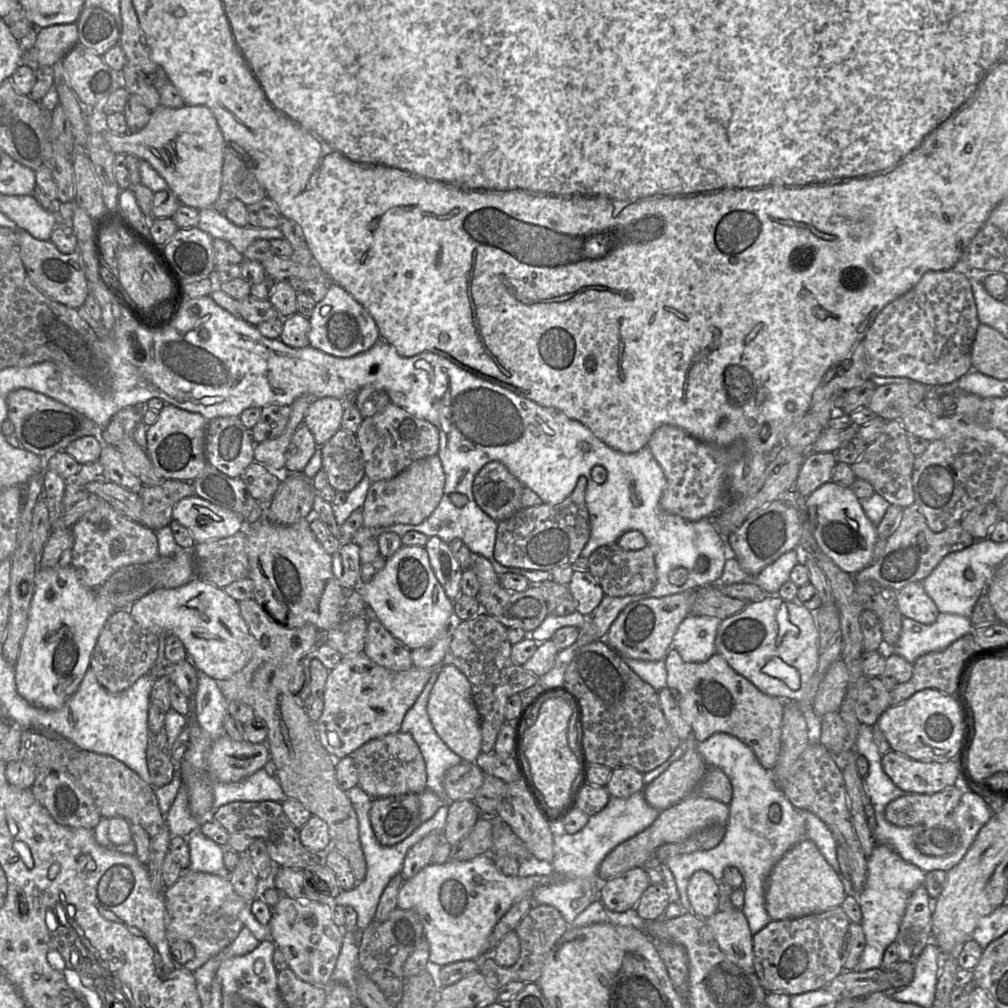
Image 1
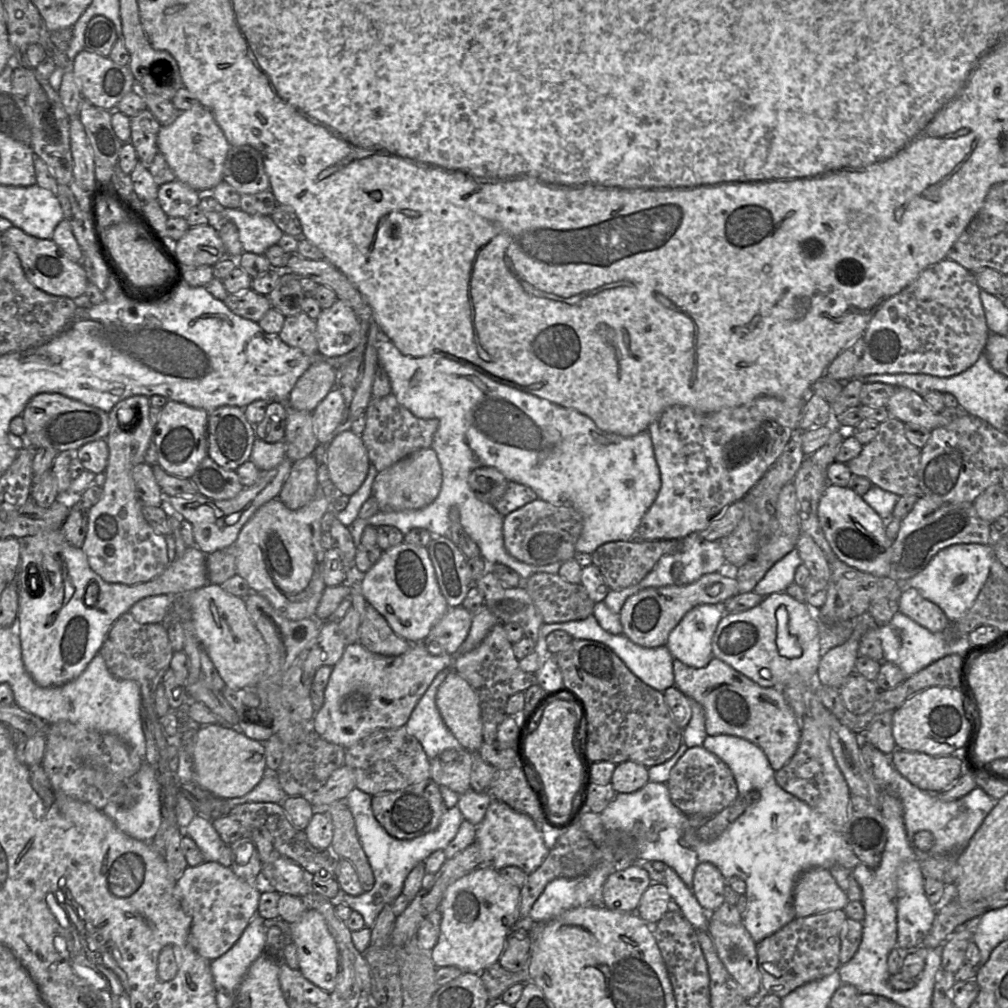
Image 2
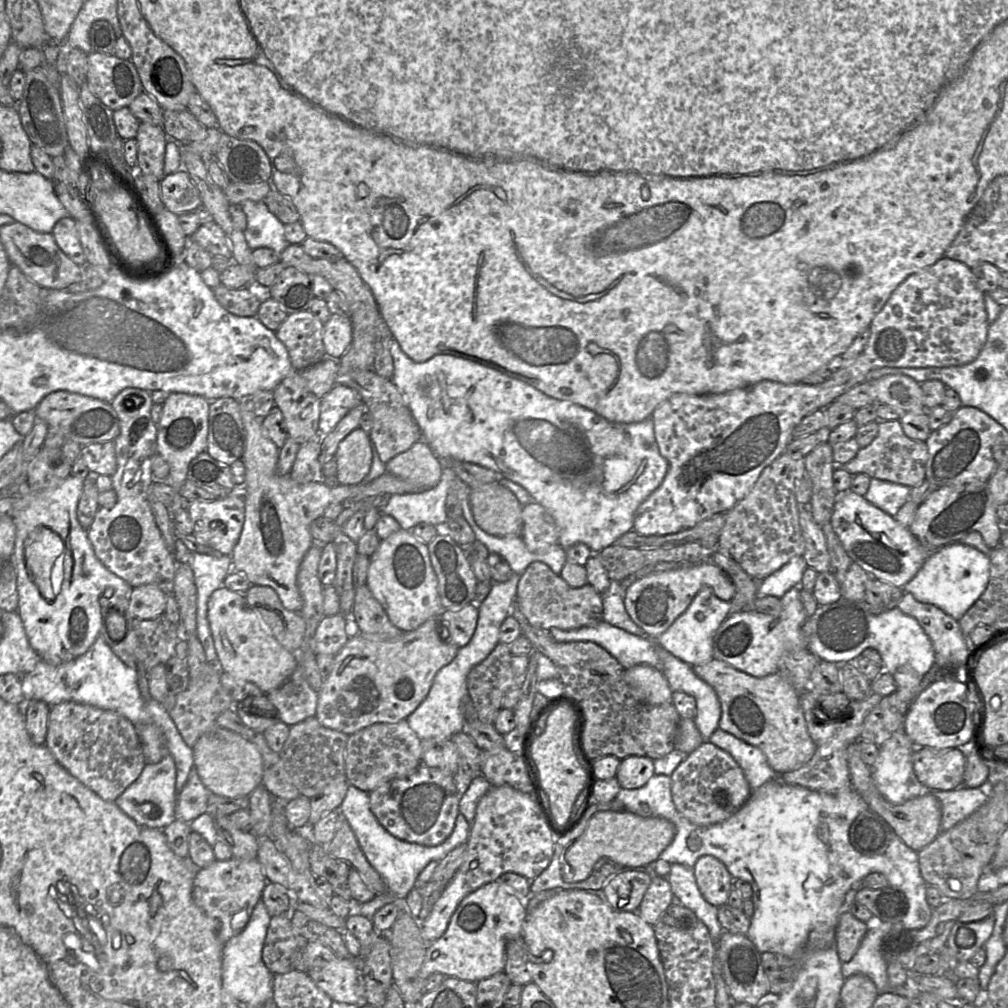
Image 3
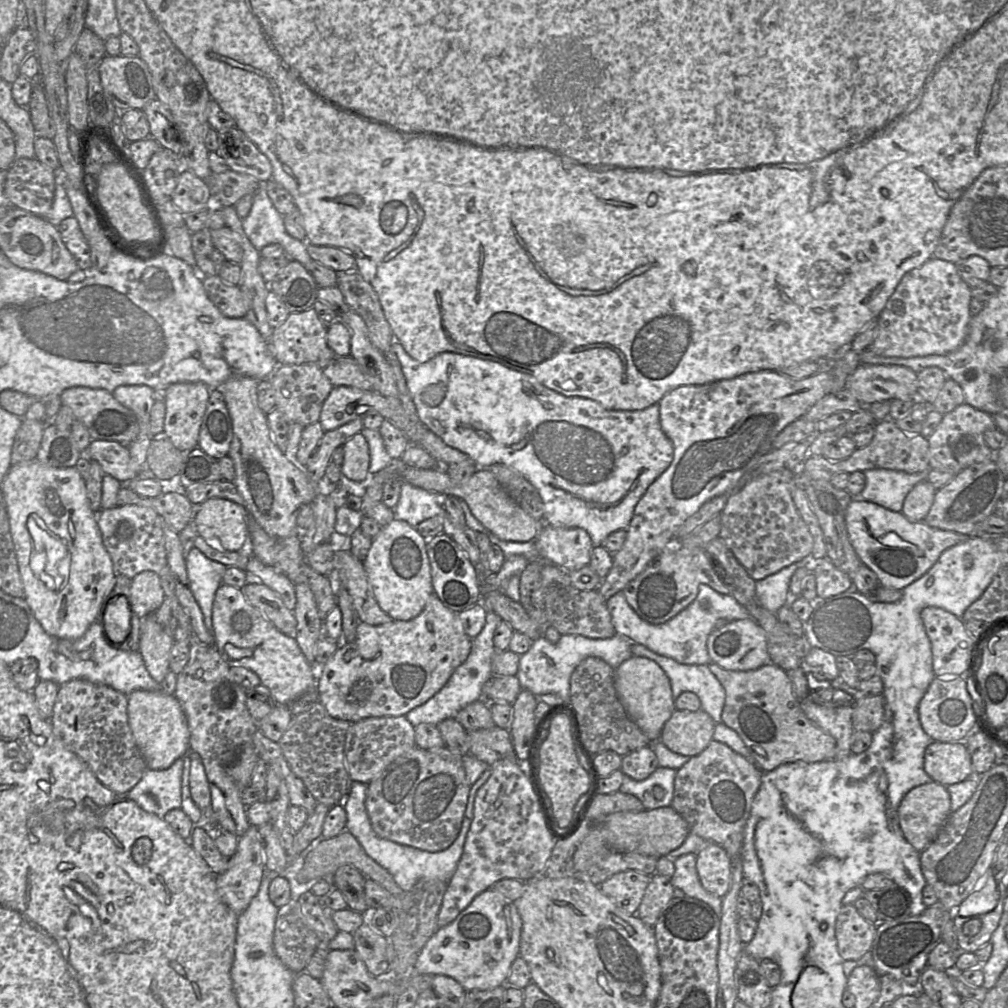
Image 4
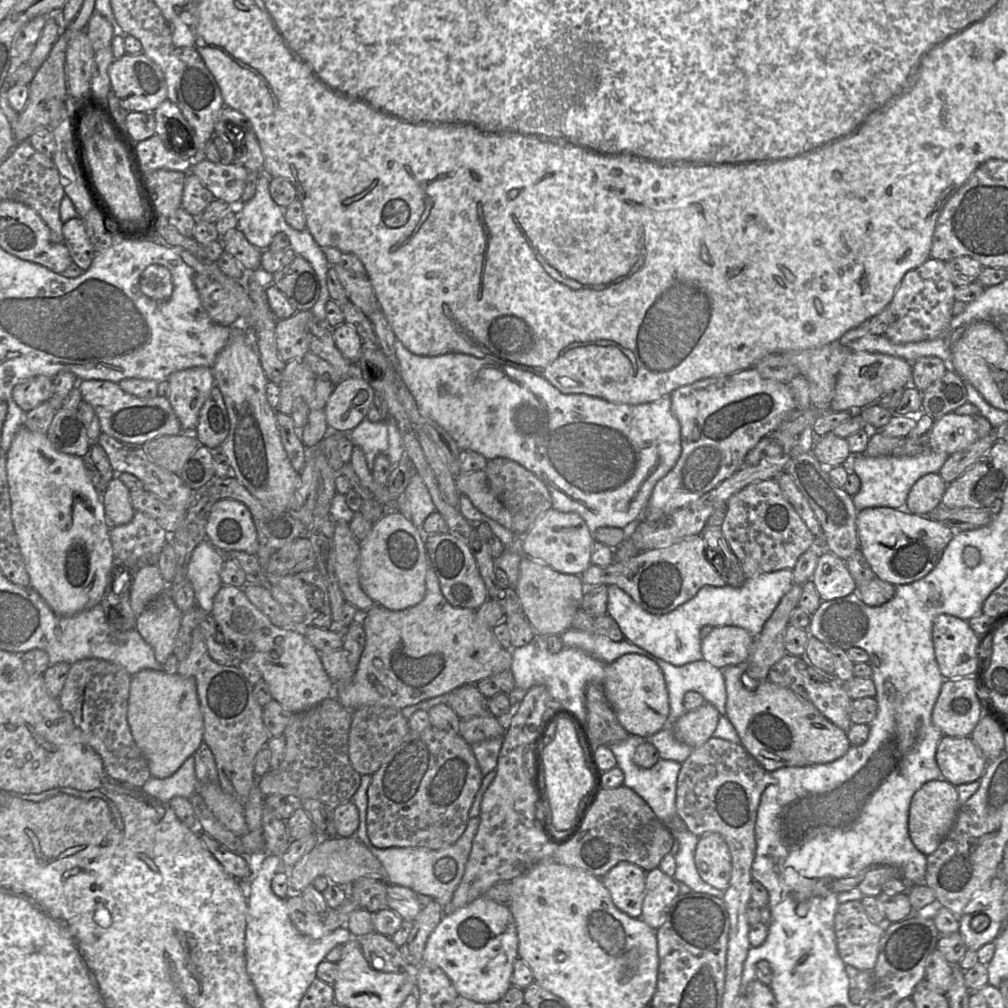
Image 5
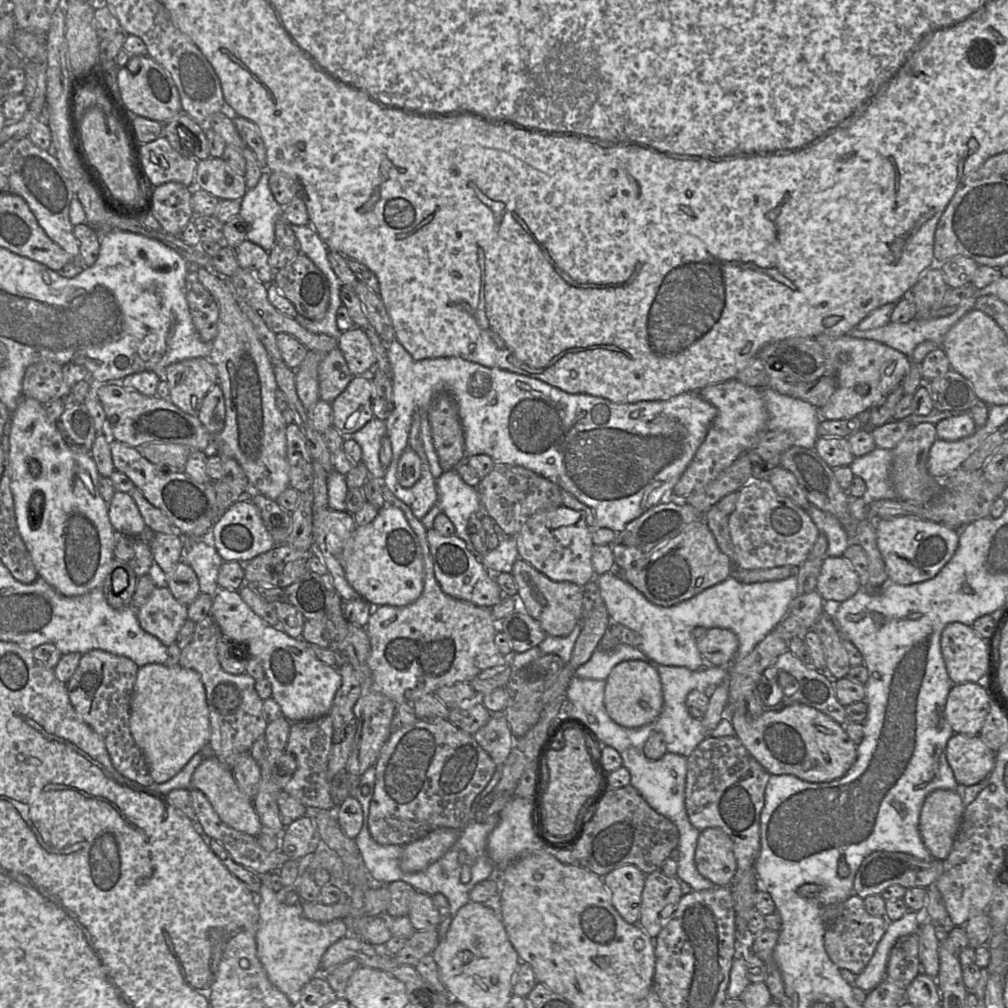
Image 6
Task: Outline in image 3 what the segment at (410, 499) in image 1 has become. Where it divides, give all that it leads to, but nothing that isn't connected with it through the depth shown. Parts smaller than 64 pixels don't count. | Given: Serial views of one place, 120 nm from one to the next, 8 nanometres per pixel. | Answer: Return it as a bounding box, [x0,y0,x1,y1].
[386,440,442,490]

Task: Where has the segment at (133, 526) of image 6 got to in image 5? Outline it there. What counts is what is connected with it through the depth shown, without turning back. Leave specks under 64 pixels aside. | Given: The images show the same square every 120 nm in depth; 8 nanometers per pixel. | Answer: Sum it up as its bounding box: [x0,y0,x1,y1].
[102,476,135,526]

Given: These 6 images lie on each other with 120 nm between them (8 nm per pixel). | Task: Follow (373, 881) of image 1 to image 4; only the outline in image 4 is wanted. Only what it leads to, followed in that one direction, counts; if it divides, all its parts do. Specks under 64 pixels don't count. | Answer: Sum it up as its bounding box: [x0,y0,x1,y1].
[342,781,472,892]

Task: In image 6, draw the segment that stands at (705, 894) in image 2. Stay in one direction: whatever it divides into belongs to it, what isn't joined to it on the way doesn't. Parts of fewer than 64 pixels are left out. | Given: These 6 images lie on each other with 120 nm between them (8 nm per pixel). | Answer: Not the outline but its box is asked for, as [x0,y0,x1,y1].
[695,827,736,887]

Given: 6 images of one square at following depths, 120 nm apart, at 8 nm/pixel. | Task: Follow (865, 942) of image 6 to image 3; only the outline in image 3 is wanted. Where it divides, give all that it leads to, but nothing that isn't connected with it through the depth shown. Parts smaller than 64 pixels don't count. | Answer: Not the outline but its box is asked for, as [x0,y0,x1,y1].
[835,910,868,963]

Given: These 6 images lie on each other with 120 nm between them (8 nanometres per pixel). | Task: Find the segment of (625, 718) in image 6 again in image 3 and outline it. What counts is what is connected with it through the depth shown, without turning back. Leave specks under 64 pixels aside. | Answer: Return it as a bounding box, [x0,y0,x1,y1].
[624,664,672,705]

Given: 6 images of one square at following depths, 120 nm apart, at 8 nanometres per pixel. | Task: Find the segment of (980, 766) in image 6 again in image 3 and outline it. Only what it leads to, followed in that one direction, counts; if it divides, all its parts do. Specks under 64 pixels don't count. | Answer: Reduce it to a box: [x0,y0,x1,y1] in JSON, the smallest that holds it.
[912,747,966,791]

